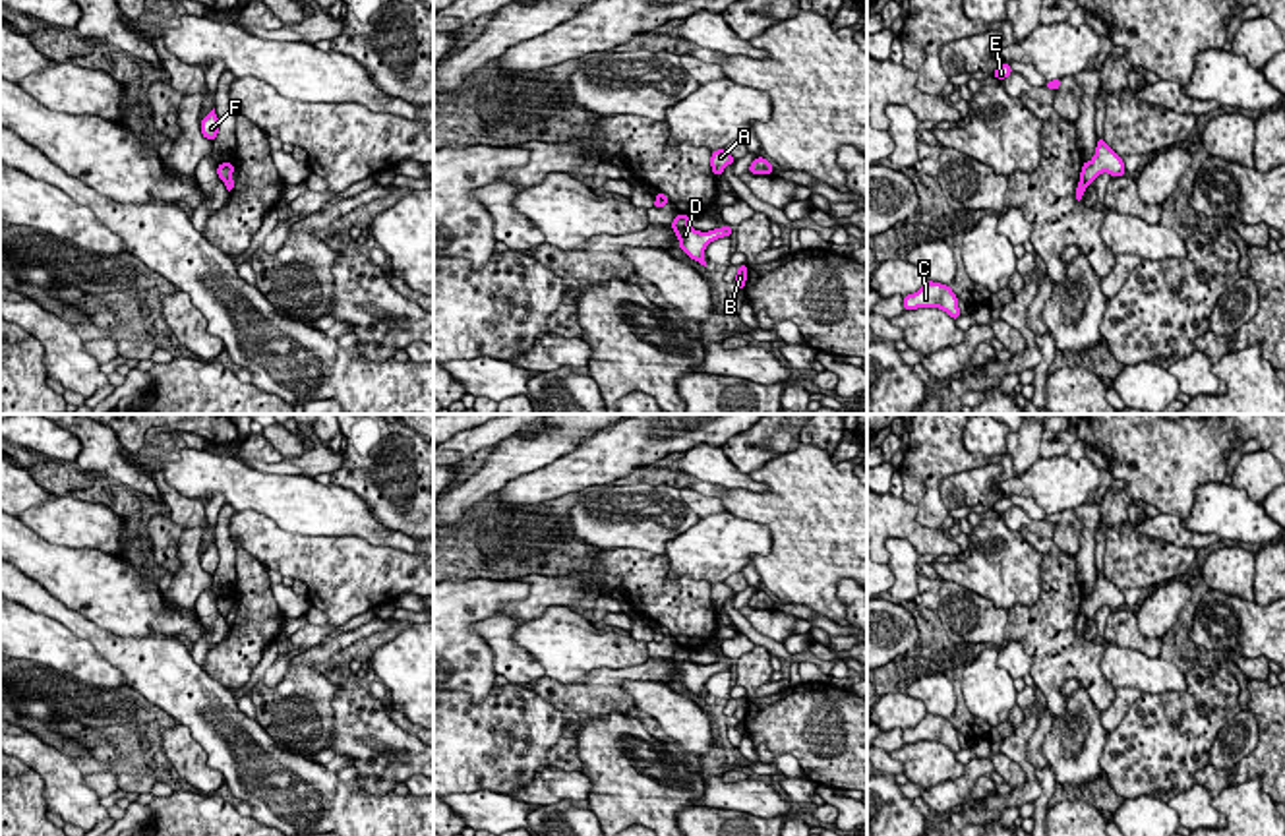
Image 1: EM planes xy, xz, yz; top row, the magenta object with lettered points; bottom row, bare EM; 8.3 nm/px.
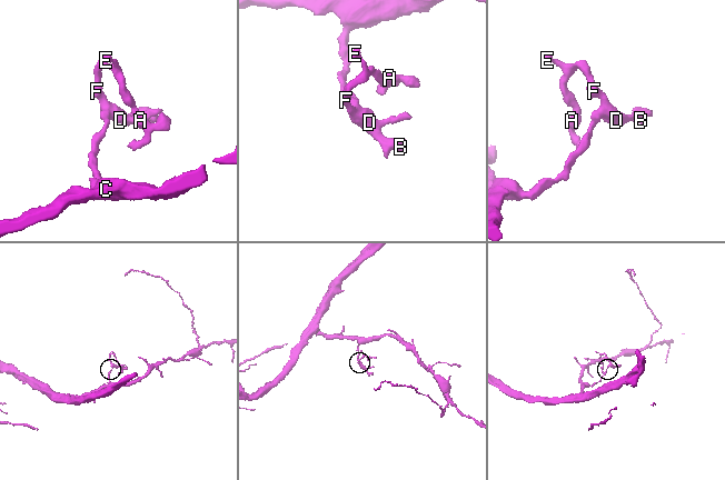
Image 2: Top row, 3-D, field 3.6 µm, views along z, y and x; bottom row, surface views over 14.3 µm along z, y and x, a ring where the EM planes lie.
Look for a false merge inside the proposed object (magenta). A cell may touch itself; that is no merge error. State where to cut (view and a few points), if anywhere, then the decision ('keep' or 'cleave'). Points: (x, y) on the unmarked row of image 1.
xz (658, 627), (666, 637) | cleave

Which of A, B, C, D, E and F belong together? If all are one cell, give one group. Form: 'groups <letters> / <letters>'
groups A B D E F / C

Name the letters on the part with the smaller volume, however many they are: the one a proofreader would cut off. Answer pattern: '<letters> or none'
A, B, D, E, F

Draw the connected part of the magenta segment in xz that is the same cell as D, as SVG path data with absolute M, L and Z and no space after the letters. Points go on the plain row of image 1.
M677 648L670 658L679 673L679 681L695 695L706 701L704 683L710 675L732 670L732 660L714 662L701 666L689 660L689 648Z

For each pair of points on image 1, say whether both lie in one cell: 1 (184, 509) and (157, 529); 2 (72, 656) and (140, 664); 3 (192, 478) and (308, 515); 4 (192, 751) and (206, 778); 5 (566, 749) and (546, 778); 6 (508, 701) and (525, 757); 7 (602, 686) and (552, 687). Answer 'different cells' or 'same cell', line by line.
1: different cells
2: different cells
3: same cell
4: same cell
5: different cells
6: same cell
7: same cell

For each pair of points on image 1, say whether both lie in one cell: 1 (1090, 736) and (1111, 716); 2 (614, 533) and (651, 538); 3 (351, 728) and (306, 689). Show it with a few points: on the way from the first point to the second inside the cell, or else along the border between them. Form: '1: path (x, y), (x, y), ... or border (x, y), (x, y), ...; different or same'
1: border (1100, 711), (1100, 722), (1107, 732); different
2: path (624, 533), (641, 533); same
3: border (337, 686), (331, 703), (331, 744), (328, 747); different

